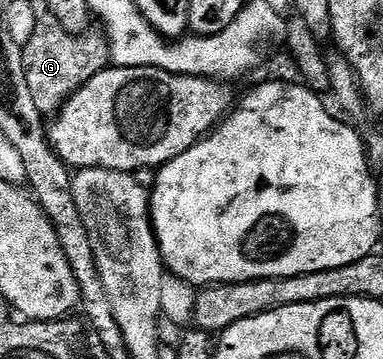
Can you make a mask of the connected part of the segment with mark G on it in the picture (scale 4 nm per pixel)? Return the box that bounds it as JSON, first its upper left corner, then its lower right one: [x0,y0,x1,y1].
[24,25,111,117]

